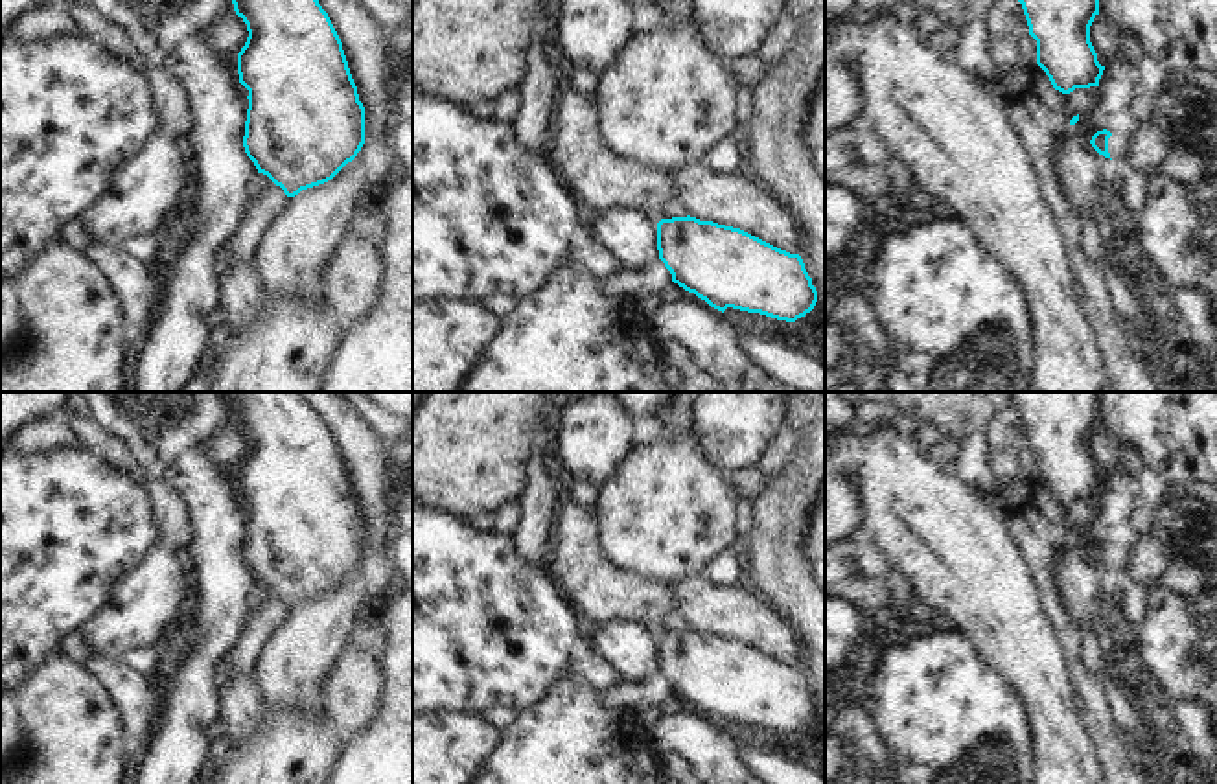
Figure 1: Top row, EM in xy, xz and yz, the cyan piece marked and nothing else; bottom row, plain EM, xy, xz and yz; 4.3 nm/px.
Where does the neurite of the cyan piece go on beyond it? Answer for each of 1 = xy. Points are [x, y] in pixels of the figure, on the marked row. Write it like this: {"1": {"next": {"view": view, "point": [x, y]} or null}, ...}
{"1": {"next": null}}

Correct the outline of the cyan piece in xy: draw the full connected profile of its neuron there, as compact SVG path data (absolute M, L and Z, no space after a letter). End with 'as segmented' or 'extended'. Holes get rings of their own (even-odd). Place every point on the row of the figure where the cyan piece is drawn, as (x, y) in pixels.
M232 0L247 24L247 42L238 53L239 83L249 90L243 147L258 173L267 175L287 197L331 180L365 144L365 107L359 101L342 42L319 0Z; as segmented

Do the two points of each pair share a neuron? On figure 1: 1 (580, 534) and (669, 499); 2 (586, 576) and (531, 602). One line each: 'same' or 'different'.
1: different
2: different

